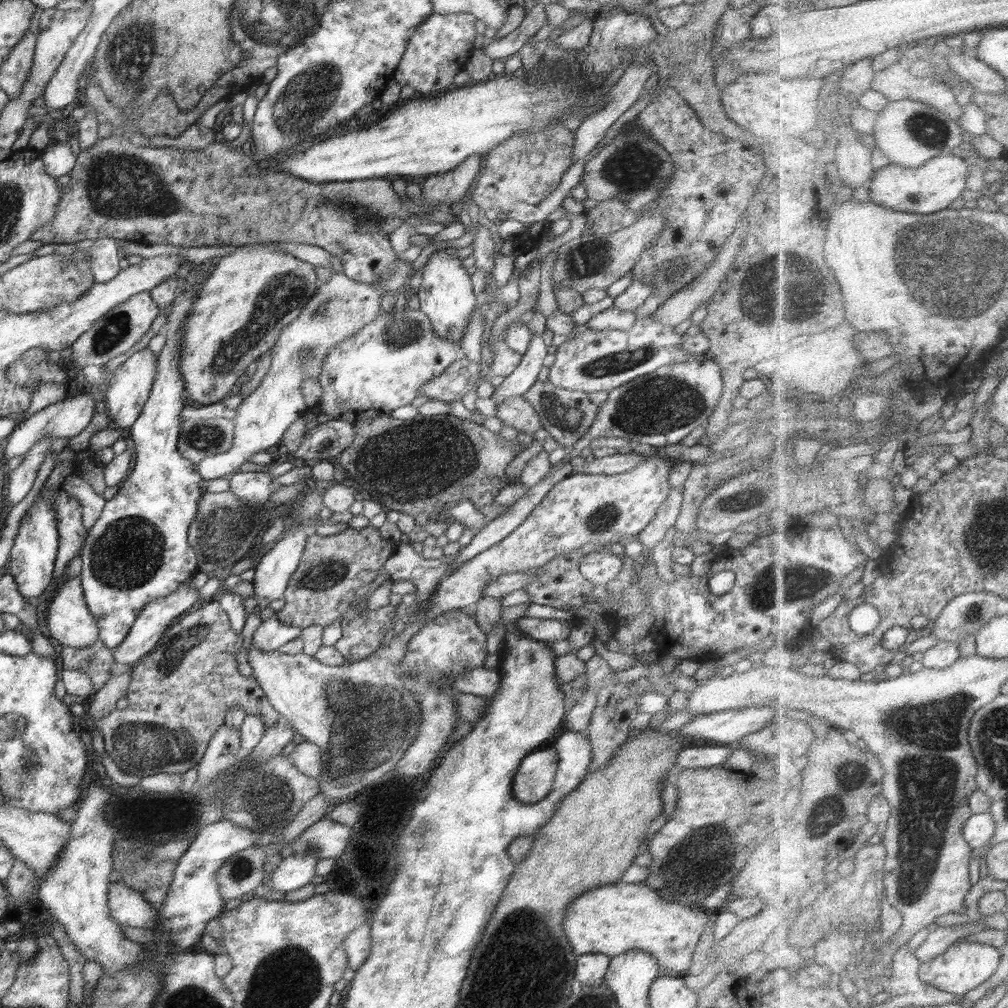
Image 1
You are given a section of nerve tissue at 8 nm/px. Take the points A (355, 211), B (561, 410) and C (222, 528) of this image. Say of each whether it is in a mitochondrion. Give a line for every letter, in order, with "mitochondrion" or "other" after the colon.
A: mitochondrion
B: mitochondrion
C: mitochondrion

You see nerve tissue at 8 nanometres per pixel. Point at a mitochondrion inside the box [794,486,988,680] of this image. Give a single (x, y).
(971, 616)

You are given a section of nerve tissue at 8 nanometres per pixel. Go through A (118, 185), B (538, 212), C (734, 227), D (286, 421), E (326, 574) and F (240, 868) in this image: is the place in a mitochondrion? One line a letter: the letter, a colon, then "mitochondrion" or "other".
A: mitochondrion
B: other
C: other
D: other
E: mitochondrion
F: mitochondrion

